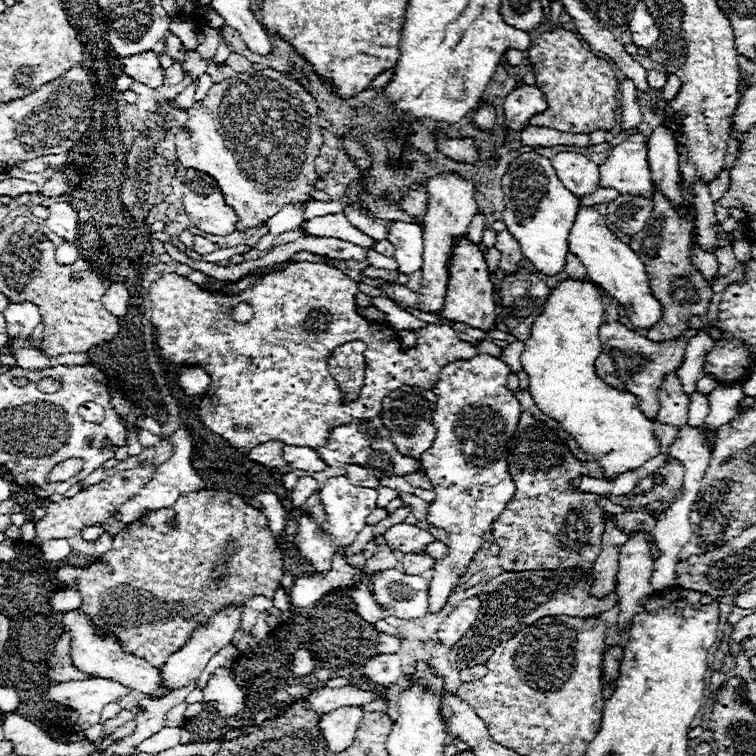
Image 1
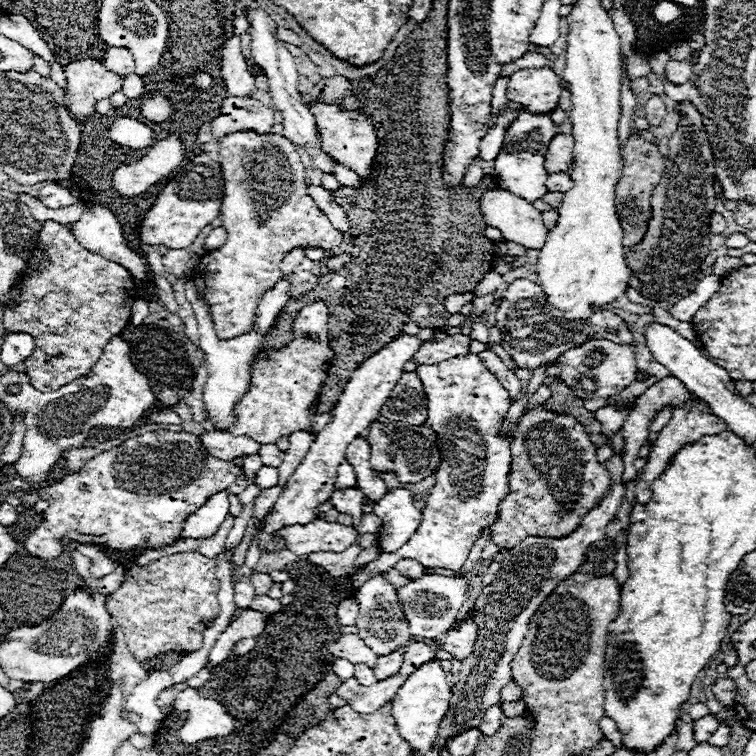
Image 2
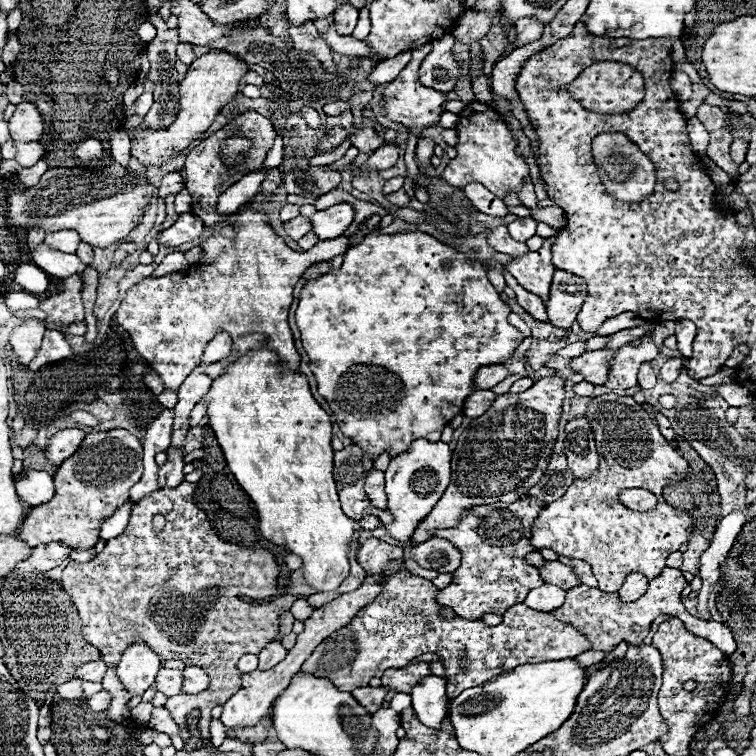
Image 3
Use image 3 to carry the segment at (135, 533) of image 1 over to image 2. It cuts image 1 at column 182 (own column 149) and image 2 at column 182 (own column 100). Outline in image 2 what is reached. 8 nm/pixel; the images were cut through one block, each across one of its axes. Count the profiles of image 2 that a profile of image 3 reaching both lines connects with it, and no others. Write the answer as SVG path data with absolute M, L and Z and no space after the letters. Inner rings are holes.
M178 552L164 556L146 566L128 566L122 586L108 596L108 610L120 622L128 648L150 670L150 662L158 654L182 652L192 654L202 648L202 634L218 616L216 558L206 558L200 552Z

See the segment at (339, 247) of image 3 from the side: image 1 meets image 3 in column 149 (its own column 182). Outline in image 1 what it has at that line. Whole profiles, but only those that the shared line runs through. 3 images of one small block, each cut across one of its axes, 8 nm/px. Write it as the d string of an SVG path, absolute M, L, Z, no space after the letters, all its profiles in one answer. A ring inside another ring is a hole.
M298 262L290 264L284 270L264 274L256 286L232 296L206 292L178 274L164 274L150 286L150 300L154 304L152 326L156 344L166 360L170 360L176 366L198 364L212 376L212 382L204 392L200 406L200 420L210 432L220 434L224 440L230 442L230 446L246 450L270 440L318 448L324 446L324 442L328 442L328 434L332 432L332 428L362 418L378 416L382 410L382 398L392 390L404 384L432 390L440 374L440 366L444 366L444 362L466 360L478 354L478 348L470 342L460 340L454 328L434 324L428 324L426 328L420 328L416 332L418 342L414 348L402 350L398 334L388 324L372 324L356 312L356 292L358 284L350 280L342 270L314 262ZM242 302L254 308L254 318L244 324L232 320L232 308L236 308ZM312 314L328 314L328 324L312 326L312 330L308 330L308 318L312 318ZM350 340L362 340L368 346L364 366L366 378L360 396L352 400L350 406L344 406L340 386L330 376L326 360L336 346Z

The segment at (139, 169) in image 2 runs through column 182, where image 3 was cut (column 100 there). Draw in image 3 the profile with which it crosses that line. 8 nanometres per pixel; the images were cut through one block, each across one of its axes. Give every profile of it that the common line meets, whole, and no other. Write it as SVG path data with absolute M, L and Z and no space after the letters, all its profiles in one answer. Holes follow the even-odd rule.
M90 138L90 140L84 140L78 148L76 148L76 156L84 162L88 160L100 160L102 158L102 144L100 140L96 138Z

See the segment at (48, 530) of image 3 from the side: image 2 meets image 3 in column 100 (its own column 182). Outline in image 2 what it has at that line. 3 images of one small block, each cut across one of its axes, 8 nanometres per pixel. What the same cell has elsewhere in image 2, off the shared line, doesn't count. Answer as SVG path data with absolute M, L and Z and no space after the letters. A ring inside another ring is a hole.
M146 432L130 438L120 446L98 454L78 472L62 478L60 482L40 488L40 496L48 500L42 524L24 540L24 548L42 558L52 560L62 554L62 540L76 540L80 544L106 544L114 550L132 548L160 548L178 540L184 520L196 512L216 490L226 490L242 474L242 468L234 462L218 460L208 454L196 434L188 432Z

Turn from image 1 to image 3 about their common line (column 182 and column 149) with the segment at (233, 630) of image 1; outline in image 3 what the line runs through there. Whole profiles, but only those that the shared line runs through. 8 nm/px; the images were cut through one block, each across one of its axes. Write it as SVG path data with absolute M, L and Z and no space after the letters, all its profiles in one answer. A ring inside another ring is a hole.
M142 640L130 644L116 666L118 678L132 696L148 690L158 670L160 670L158 654L154 654L154 650L150 650L150 646L146 646L146 642Z

